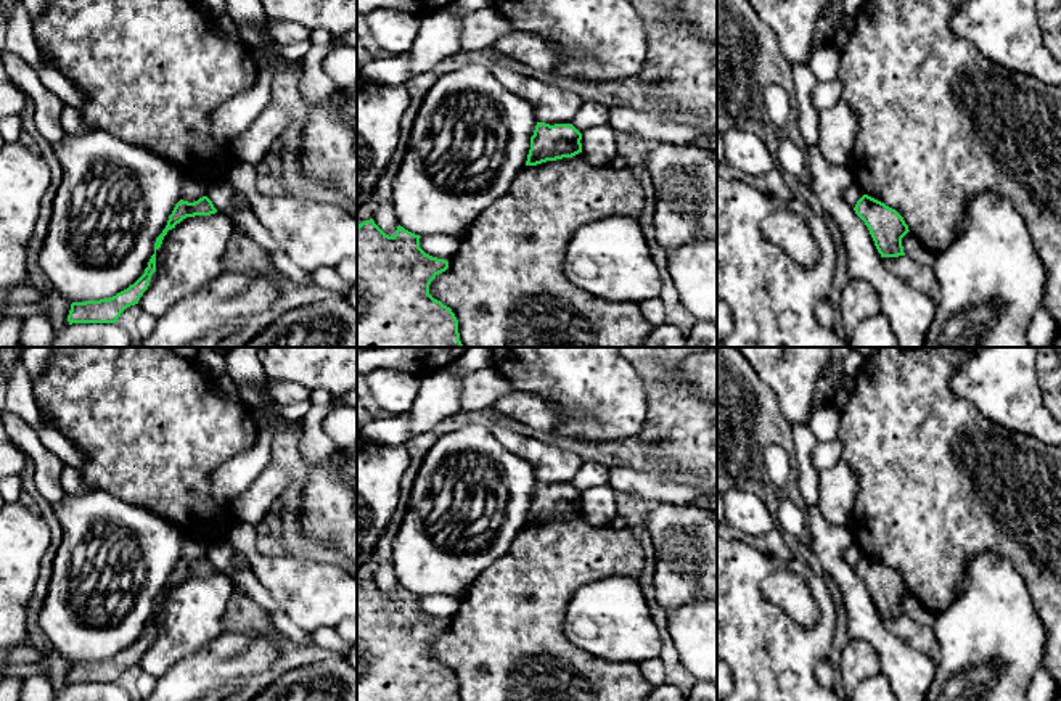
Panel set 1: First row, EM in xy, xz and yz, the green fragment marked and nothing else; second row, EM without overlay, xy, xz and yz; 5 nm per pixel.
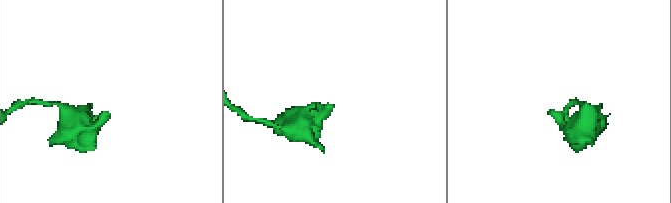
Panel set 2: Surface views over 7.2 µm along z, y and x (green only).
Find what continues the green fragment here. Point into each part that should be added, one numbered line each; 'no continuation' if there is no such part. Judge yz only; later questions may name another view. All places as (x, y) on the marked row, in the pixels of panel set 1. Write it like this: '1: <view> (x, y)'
no continuation

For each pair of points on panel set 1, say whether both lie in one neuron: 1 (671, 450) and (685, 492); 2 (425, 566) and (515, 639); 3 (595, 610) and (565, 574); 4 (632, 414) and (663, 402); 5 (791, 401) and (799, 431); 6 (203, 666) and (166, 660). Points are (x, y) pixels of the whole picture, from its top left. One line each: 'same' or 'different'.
1: different
2: different
3: different
4: different
5: different
6: different

